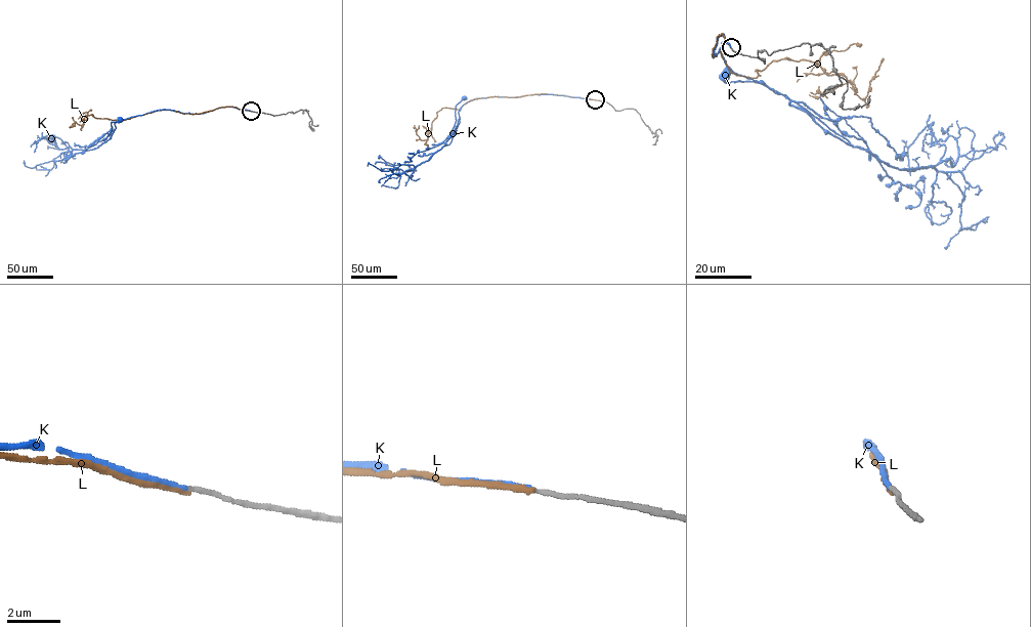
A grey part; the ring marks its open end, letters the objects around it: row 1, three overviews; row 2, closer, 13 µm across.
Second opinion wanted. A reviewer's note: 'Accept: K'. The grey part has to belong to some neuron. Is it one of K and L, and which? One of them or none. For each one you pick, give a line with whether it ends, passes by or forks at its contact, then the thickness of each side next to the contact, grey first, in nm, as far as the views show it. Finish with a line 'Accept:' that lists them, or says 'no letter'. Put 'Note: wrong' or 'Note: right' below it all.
K: it ends; calibres 160 and 150 nm
Accept: K
Note: right

